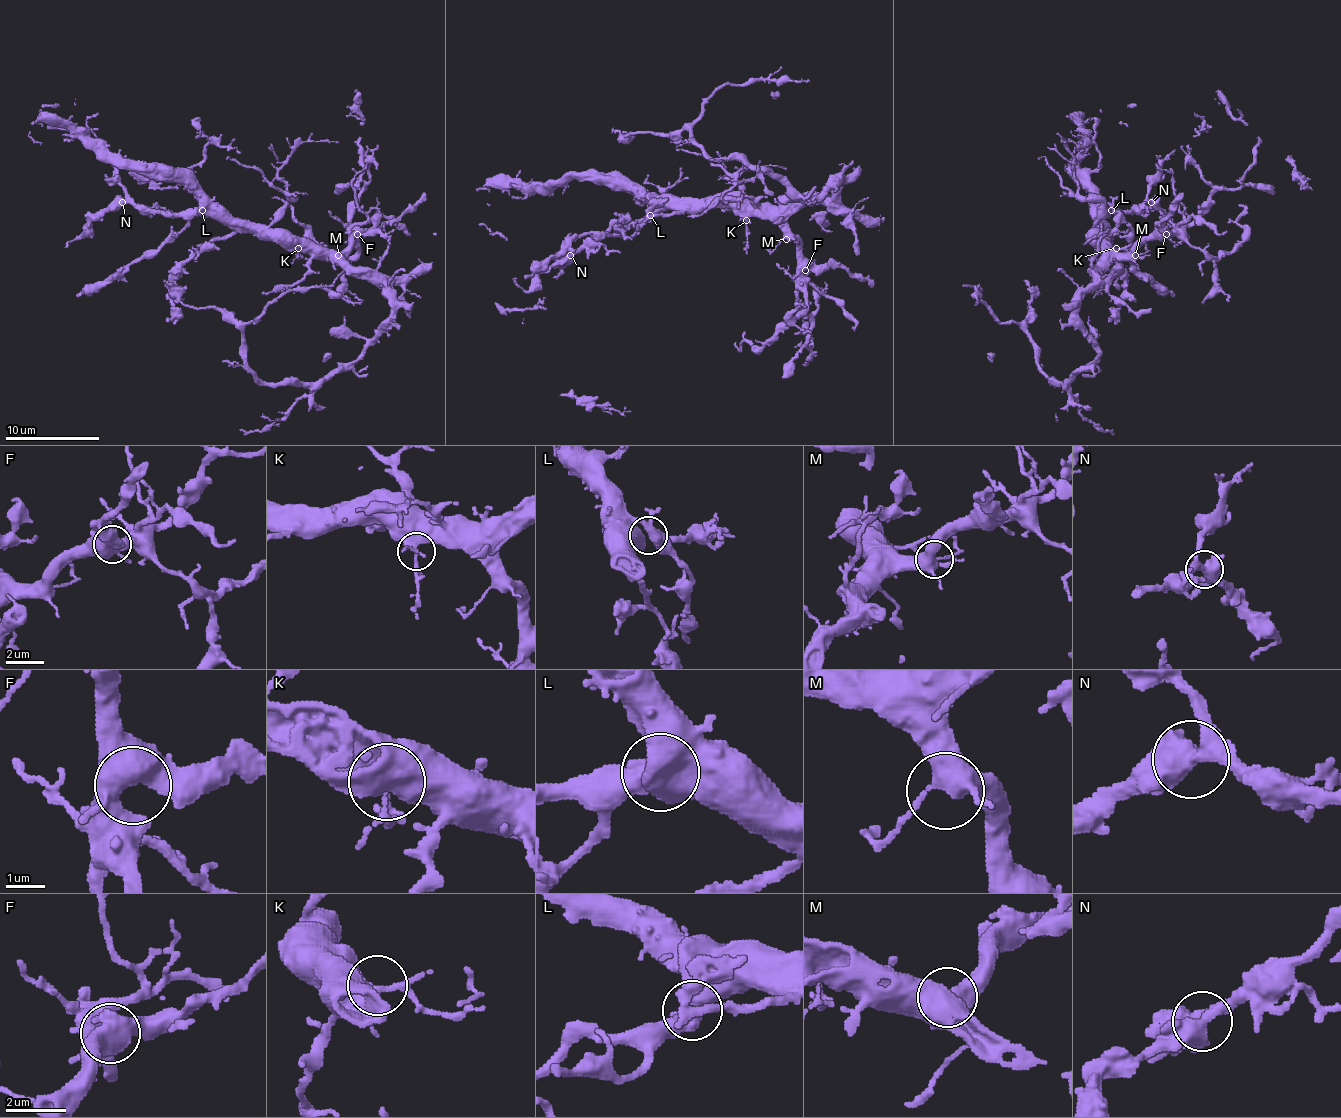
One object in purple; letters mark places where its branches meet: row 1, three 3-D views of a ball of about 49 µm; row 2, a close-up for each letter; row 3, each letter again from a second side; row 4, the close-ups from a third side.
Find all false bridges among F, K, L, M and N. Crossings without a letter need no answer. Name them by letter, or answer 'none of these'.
none of these

